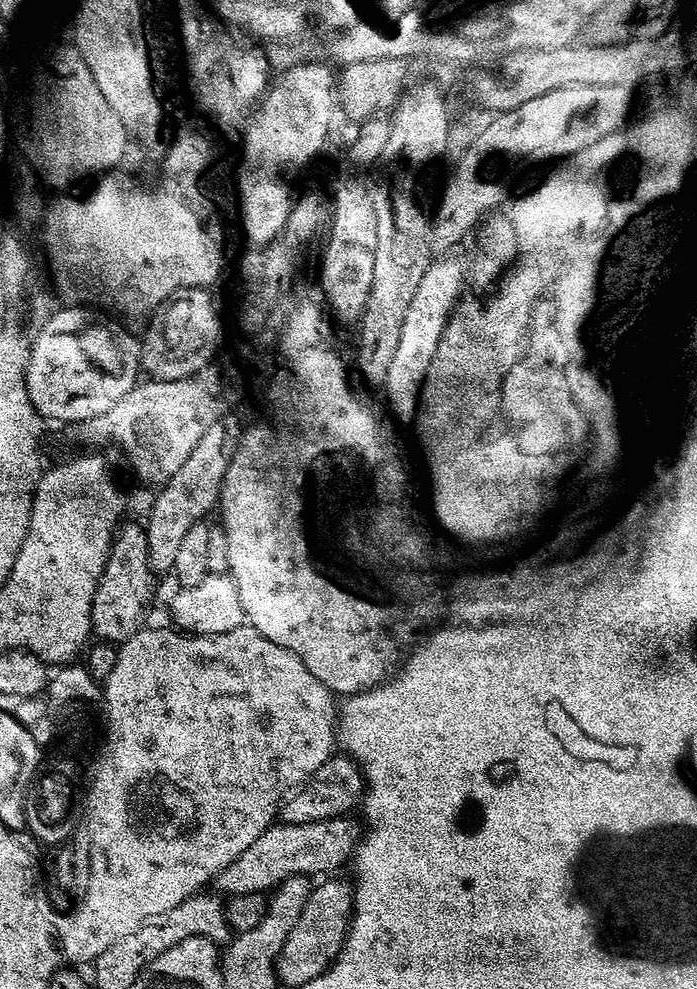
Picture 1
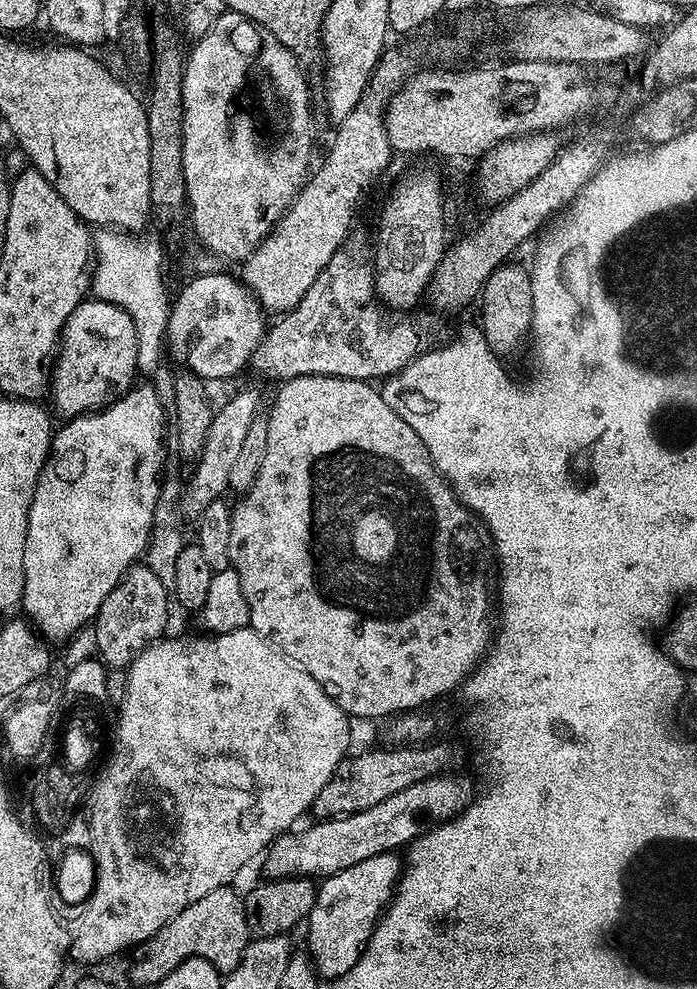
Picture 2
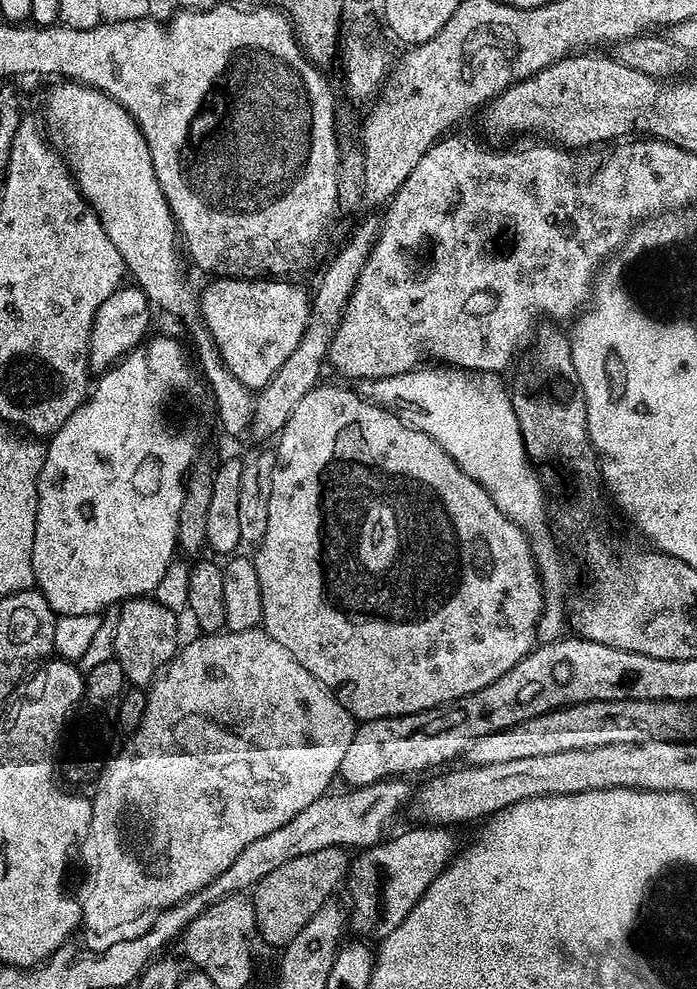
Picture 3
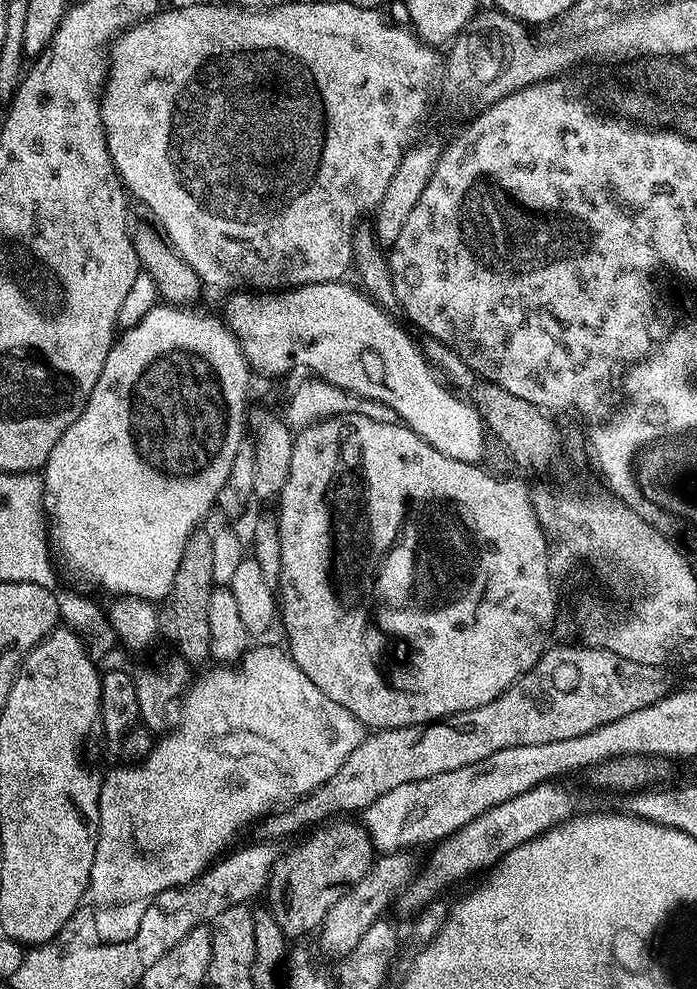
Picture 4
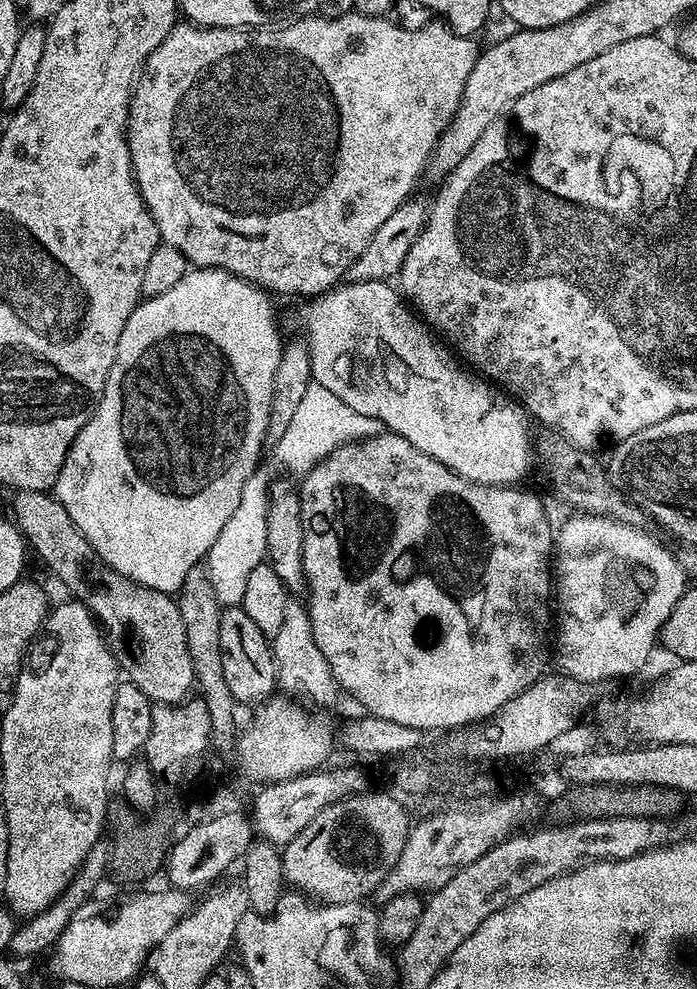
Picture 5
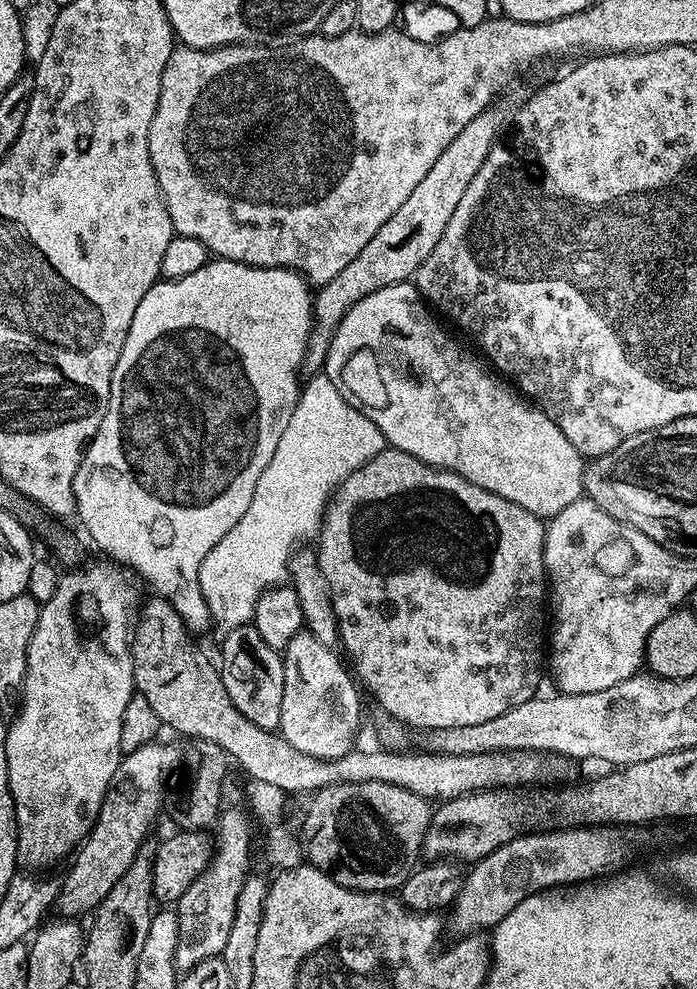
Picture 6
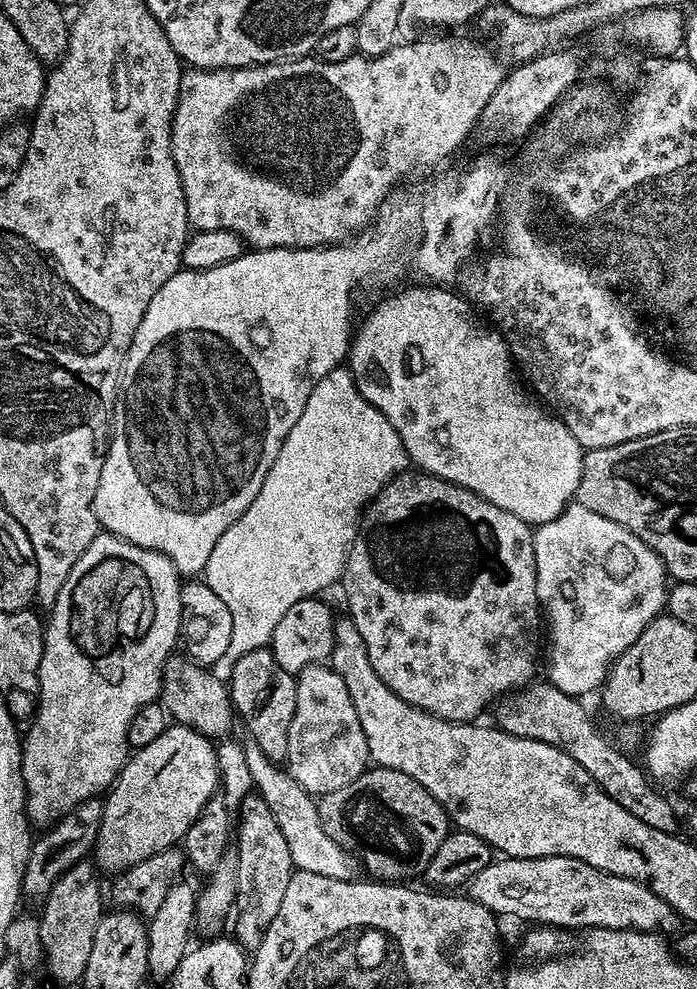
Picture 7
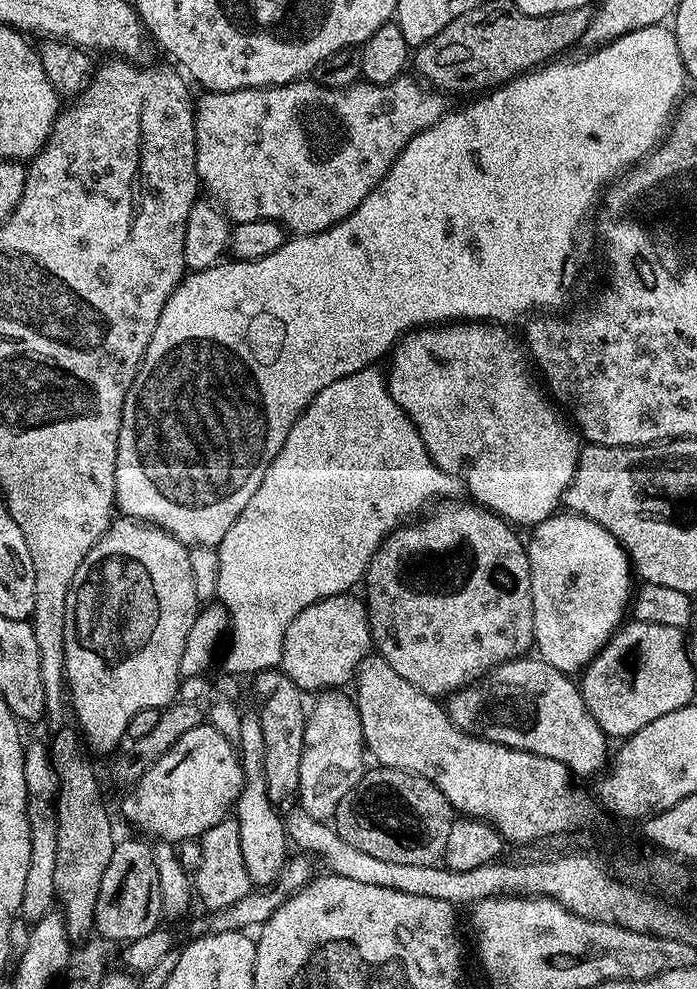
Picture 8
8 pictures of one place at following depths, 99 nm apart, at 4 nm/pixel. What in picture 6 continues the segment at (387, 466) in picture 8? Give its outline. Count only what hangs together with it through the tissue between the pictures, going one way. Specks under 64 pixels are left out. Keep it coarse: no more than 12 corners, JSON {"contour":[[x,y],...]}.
{"contour":[[307,377],[254,498],[198,570],[212,619],[253,623],[382,430]]}

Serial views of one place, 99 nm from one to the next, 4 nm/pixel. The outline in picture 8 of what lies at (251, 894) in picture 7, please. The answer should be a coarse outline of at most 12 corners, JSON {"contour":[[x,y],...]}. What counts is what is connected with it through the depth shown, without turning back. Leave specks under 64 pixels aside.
{"contour":[[259,715],[241,717],[234,805],[248,879],[272,886],[288,859],[266,786]]}

